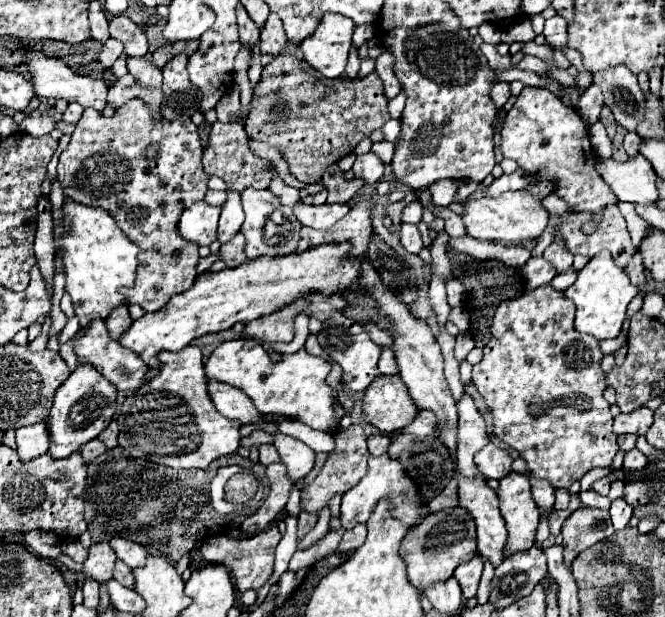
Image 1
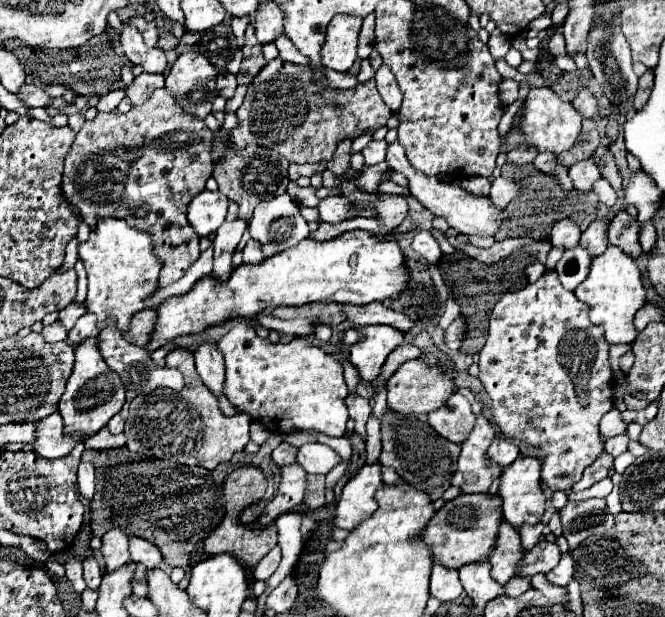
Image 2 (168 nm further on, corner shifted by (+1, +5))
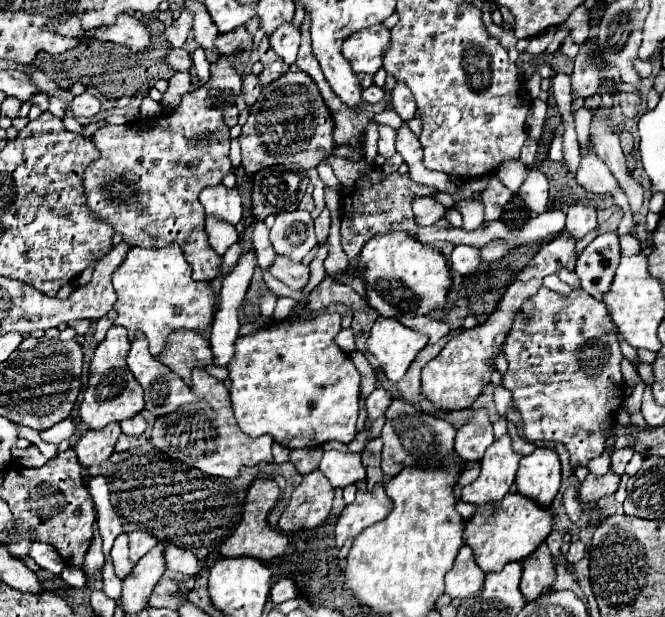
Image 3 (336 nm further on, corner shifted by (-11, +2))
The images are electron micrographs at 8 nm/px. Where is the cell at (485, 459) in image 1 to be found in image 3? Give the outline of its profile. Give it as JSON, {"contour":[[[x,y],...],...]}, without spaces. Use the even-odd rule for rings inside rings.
{"contour":[[[516,434],[516,436],[512,436],[512,450],[514,450],[514,452],[518,452],[520,456],[524,456],[524,454],[532,454],[532,452],[534,452],[534,448],[536,448],[536,446],[534,446],[532,442],[524,440],[522,436],[518,436],[518,434]]]}

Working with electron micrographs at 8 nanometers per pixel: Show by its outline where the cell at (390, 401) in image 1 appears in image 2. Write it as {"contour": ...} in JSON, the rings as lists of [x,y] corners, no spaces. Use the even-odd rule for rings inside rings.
{"contour":[[[420,359],[404,363],[390,379],[388,379],[388,405],[398,413],[432,413],[448,401],[448,397],[456,393],[456,385],[452,379],[452,371],[444,371],[438,365],[428,365]]]}

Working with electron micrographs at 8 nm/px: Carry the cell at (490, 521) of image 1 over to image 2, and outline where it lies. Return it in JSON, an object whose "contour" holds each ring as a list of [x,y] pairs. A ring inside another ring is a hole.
{"contour":[[[502,523],[498,531],[496,551],[490,557],[494,581],[498,581],[500,585],[506,585],[512,577],[516,577],[522,557],[524,557],[524,547],[520,543],[518,531],[512,529],[512,525]]]}

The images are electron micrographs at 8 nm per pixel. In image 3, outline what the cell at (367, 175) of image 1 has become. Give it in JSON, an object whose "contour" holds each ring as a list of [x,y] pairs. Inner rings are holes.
{"contour":[[[380,126],[380,140],[378,140],[378,154],[384,158],[392,158],[396,154],[394,142],[396,142],[396,130],[390,126]]]}

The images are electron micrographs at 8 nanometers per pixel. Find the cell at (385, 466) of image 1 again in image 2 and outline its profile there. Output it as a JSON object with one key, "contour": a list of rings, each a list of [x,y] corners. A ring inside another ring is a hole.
{"contour":[[[380,463],[364,465],[342,489],[340,501],[336,505],[334,525],[352,531],[364,519],[368,519],[379,507],[374,495],[380,485]]]}

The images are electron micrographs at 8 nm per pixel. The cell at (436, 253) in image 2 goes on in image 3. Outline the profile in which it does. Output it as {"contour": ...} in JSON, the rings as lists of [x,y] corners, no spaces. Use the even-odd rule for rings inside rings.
{"contour":[[[454,246],[450,254],[450,264],[458,274],[472,274],[480,266],[480,250],[472,246]]]}

